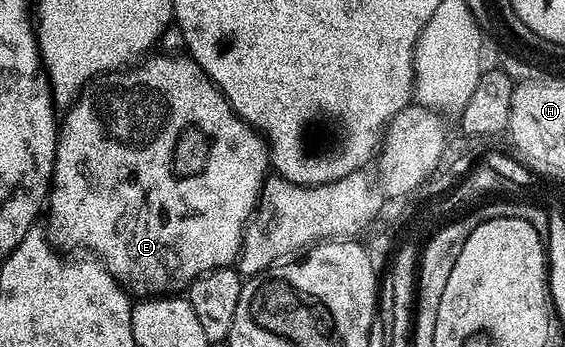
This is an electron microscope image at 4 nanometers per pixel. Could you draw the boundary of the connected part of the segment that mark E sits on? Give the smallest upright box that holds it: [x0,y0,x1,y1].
[47,55,270,298]

